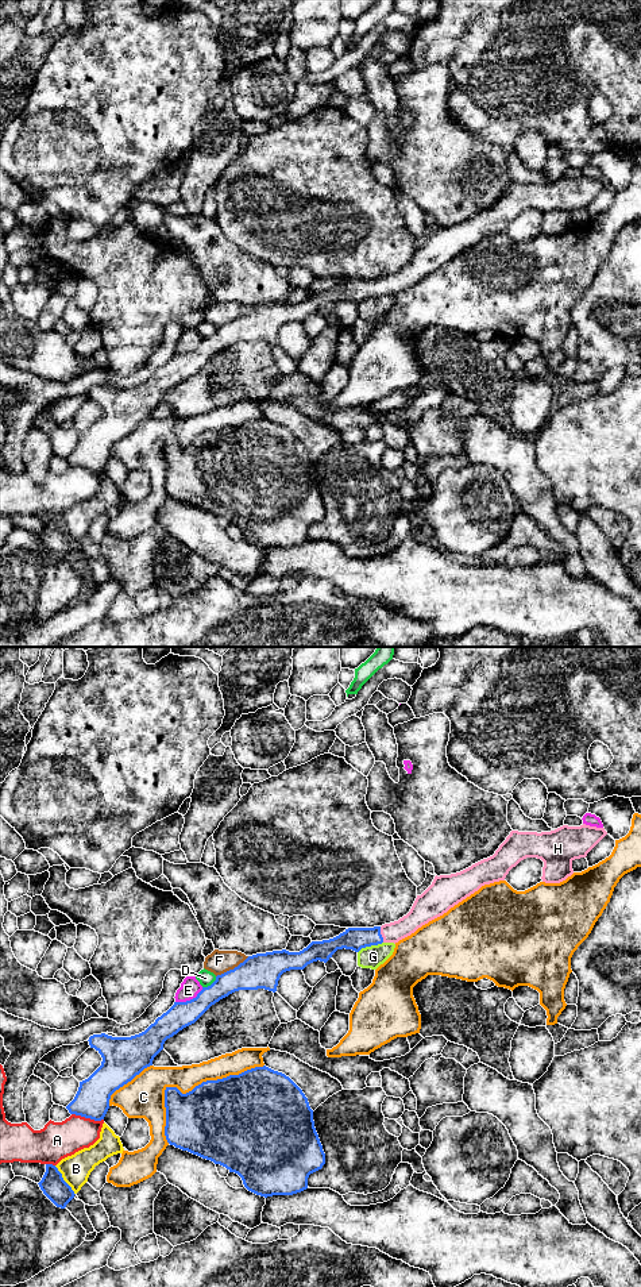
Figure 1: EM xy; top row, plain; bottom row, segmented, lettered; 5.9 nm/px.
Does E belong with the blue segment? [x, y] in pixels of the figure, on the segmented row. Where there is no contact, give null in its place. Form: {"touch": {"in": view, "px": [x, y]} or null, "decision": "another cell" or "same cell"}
{"touch": {"in": "xy", "px": [190, 1000]}, "decision": "another cell"}

